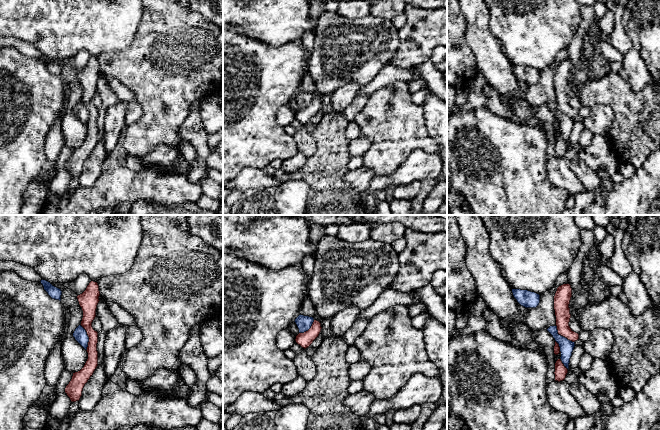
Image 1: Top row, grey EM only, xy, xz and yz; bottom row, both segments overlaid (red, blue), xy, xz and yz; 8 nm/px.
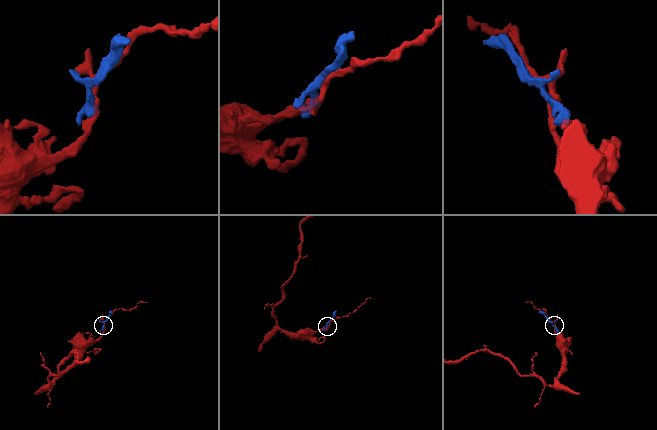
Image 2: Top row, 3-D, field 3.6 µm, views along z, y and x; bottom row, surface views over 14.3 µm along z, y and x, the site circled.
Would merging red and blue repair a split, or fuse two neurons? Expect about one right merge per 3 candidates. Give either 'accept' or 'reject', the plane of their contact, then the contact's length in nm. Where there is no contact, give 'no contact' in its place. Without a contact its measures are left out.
reject; contact in xy; length 220 nm

